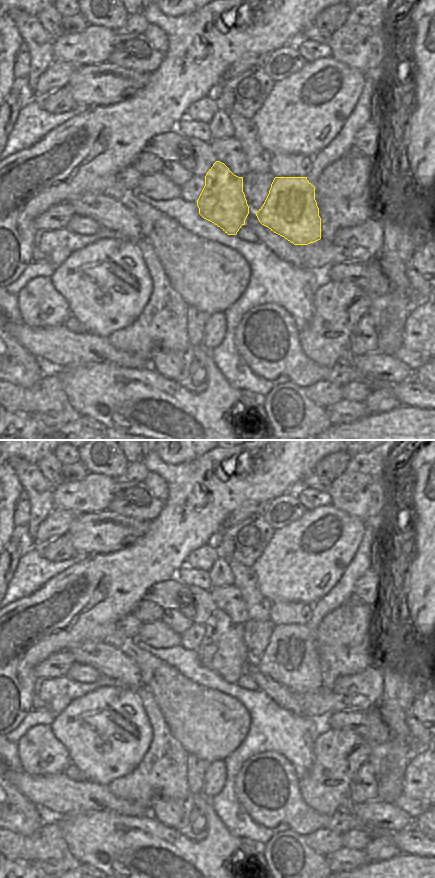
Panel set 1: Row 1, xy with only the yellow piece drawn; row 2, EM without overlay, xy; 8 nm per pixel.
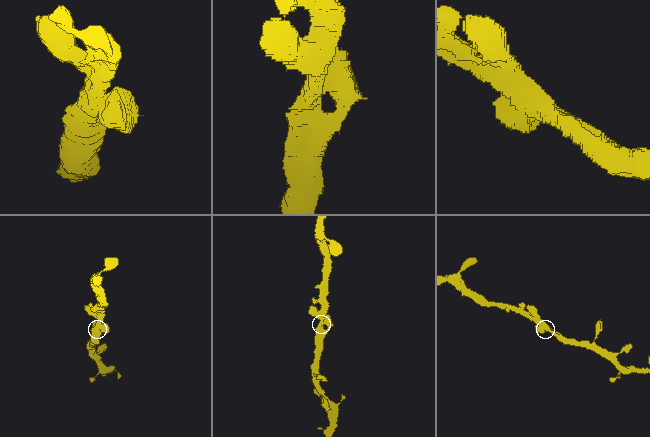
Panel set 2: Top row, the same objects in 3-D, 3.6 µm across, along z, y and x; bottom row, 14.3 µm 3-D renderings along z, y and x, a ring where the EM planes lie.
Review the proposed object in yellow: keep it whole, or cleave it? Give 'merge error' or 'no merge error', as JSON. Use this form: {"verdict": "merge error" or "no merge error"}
{"verdict": "no merge error"}

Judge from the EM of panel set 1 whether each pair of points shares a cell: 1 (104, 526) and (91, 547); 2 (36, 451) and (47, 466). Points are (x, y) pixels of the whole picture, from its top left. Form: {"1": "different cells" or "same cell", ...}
{"1": "same cell", "2": "different cells"}

